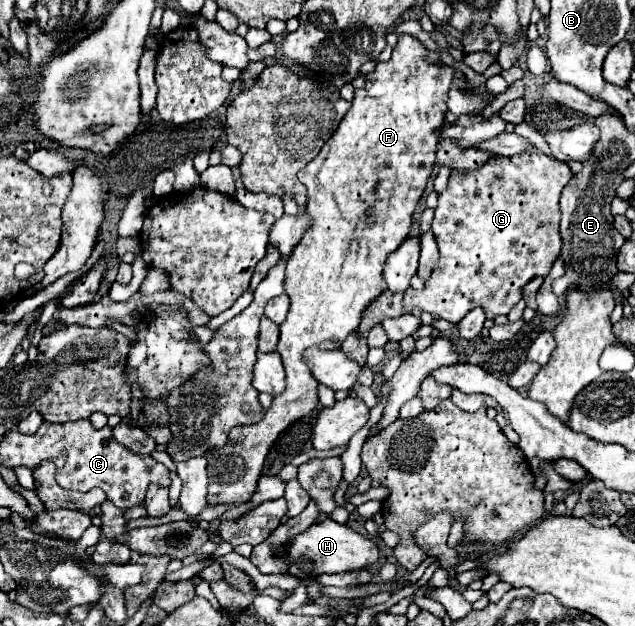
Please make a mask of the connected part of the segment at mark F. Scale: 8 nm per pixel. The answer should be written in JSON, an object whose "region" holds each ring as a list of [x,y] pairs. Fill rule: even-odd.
{"region":[[[408,34],[398,36],[398,44],[392,50],[388,62],[378,62],[374,72],[366,76],[364,90],[354,92],[354,100],[342,122],[338,124],[332,138],[322,146],[320,154],[300,170],[300,182],[308,188],[306,214],[312,218],[312,228],[302,236],[300,244],[292,250],[286,264],[284,290],[290,298],[290,310],[286,322],[280,326],[278,354],[286,368],[286,390],[278,394],[272,408],[266,412],[262,422],[252,426],[238,426],[228,436],[228,444],[208,458],[208,502],[238,506],[246,502],[258,484],[262,466],[272,442],[279,438],[294,422],[312,412],[318,404],[316,386],[318,382],[308,374],[302,354],[310,346],[338,348],[342,340],[356,330],[364,308],[386,290],[382,276],[384,262],[406,238],[412,226],[412,214],[418,200],[424,194],[426,182],[432,174],[436,160],[436,144],[440,140],[438,130],[444,124],[448,90],[456,74],[454,66],[430,64],[426,60],[424,44]]]}

